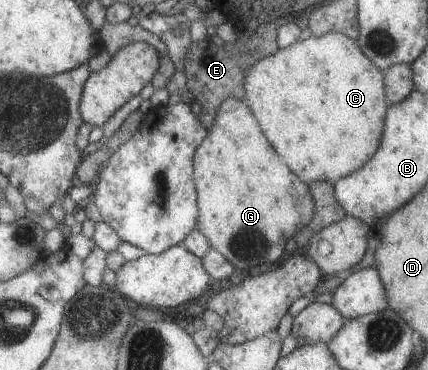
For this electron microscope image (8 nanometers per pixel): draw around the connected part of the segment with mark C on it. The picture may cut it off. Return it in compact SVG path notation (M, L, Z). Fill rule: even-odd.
M339 32L299 40L286 48L261 58L243 78L245 102L251 106L267 140L285 160L285 164L303 180L335 183L359 170L377 152L387 114L385 72L363 54L359 44Z

